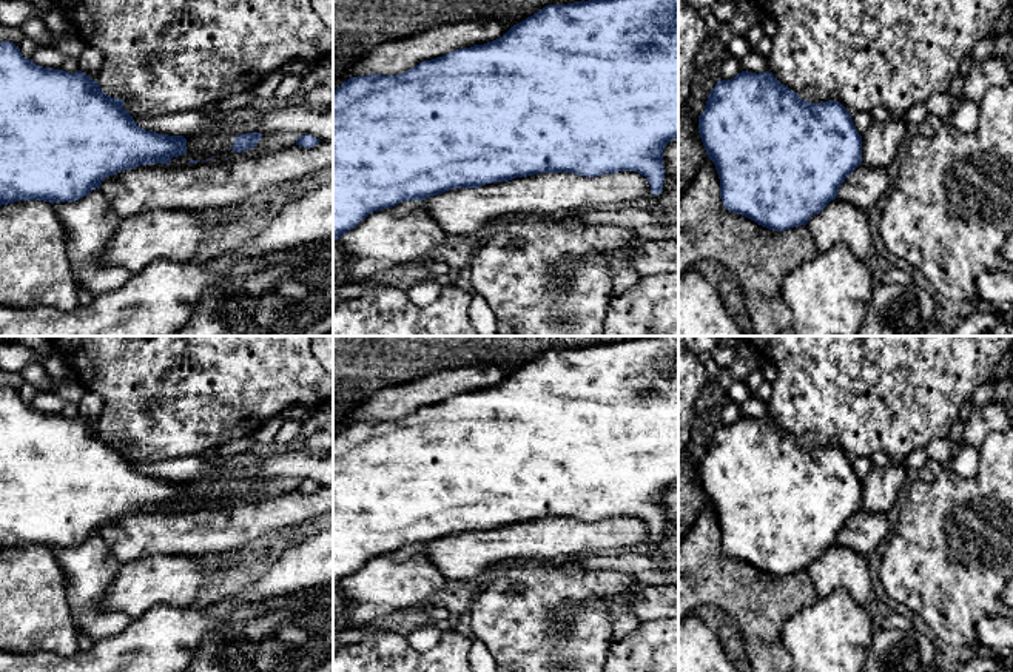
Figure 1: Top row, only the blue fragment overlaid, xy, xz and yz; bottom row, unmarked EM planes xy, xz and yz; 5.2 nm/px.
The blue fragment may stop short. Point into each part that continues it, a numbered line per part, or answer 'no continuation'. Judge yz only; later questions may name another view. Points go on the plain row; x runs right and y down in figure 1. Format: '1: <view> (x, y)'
no continuation

